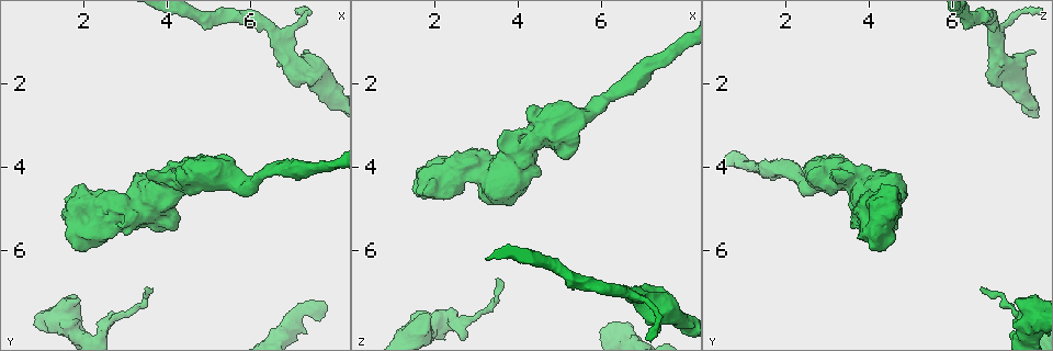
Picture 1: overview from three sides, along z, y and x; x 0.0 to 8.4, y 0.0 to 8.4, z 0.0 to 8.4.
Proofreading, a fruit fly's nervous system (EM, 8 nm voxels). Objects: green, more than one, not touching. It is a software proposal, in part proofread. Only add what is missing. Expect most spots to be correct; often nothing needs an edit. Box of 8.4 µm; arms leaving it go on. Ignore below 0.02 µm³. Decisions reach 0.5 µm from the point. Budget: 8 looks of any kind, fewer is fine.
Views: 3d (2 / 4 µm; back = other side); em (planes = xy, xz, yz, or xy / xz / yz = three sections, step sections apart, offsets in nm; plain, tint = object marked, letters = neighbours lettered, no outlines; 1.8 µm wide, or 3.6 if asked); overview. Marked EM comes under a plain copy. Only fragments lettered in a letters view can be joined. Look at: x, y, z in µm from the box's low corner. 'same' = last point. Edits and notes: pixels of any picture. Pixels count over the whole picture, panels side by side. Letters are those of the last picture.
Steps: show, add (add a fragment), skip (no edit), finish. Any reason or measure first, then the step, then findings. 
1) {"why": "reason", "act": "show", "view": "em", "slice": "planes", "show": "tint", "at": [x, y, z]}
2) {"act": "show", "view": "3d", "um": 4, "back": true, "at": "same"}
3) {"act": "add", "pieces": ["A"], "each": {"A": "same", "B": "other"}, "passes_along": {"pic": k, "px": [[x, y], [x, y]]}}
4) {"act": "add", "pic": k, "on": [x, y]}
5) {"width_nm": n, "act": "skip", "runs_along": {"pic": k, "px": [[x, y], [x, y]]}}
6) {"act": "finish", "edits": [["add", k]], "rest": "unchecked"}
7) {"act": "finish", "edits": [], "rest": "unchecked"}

{"why": "an open end", "act": "show", "view": "3d", "um": 2, "back": true, "at": [7.25, 1.25, 7.95]}

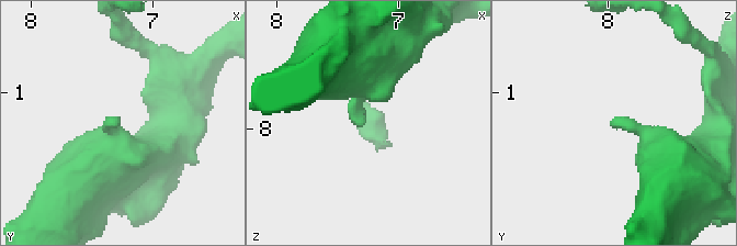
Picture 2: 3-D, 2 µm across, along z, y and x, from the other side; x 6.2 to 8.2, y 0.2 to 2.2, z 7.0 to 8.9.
{"act": "show", "view": "em", "slice": "xy", "step": 4, "show": "letters", "at": [7.28, 1.24, 7.94]}

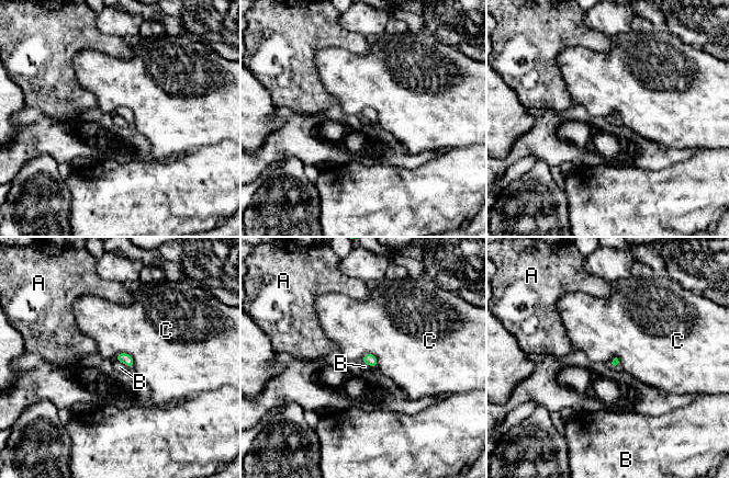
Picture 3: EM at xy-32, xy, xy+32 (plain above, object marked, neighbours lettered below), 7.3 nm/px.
{"act": "skip", "each": {"A": "other", "B": "other", "C": "other"}, "found": "none of them fits"}

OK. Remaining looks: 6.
{"why": "abrupt turn", "act": "show", "view": "3d", "um": 4, "at": [2.50, 5.05, 4.30]}

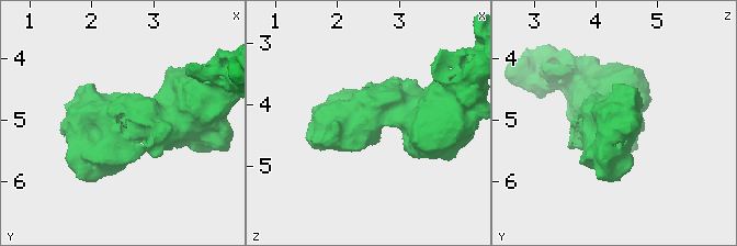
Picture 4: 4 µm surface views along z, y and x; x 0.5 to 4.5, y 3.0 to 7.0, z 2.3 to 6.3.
{"act": "show", "view": "em", "um": 3.6, "slice": "planes", "show": "tint", "at": [2.55, 5.00, 4.30]}

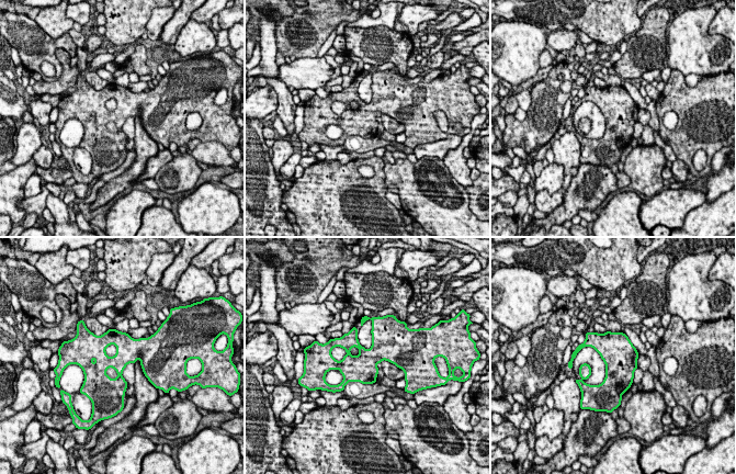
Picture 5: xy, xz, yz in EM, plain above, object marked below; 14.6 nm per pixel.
{"act": "show", "view": "em", "um": 3.6, "slice": "planes", "show": "letters", "at": "same"}

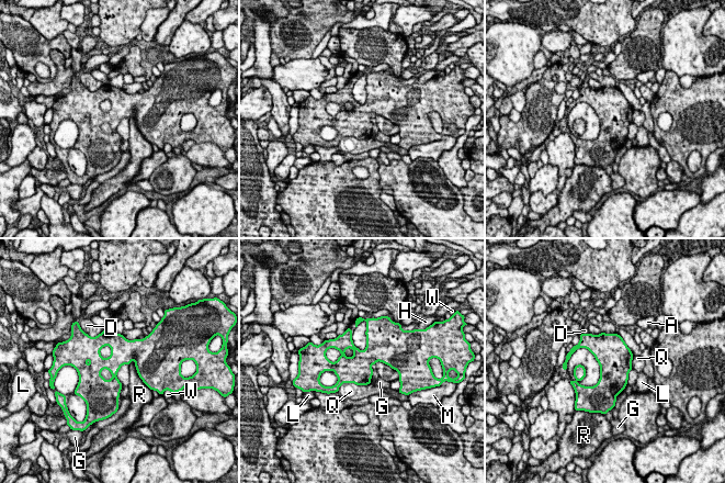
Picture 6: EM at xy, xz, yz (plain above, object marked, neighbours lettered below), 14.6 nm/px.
{"longest_contact_nm": ["Q", 500], "act": "skip", "each": {"A": "other", "D": "other", "G": "other", "H": "other", "L": "other", "M": "other", "Q": "other", "R": "other", "W": "other"}, "border": {"pic": 6, "px": [[133, 359], [136, 372], [146, 385]]}, "found": "none of them fits"}

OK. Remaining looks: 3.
{"act": "show", "view": "3d", "um": 2, "back": true, "at": [3.65, 4.00, 3.20]}

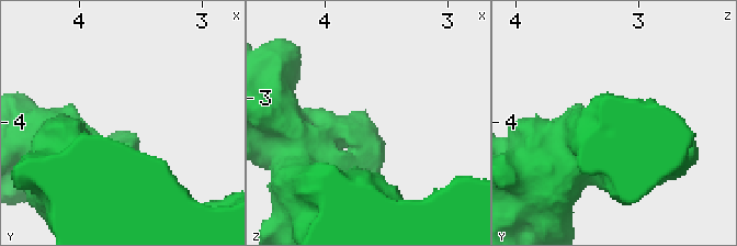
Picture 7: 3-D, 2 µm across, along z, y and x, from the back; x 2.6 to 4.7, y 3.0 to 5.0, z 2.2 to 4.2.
{"act": "show", "view": "em", "slice": "xy", "step": 16, "show": "letters", "at": [3.66, 4.08, 3.14]}

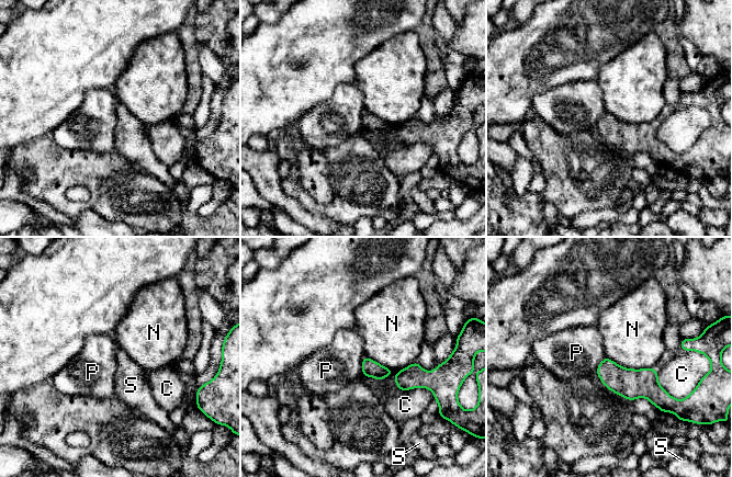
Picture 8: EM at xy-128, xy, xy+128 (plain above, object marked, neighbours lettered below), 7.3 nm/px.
{"why": "cut it another way", "act": "show", "view": "em", "slice": "planes", "show": "letters", "at": "same"}

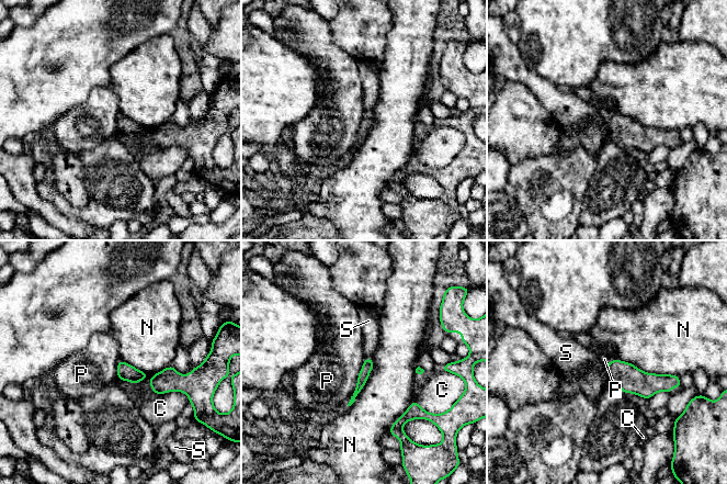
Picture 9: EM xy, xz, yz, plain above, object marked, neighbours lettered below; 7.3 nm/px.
{"longest_contact_nm": ["N", 480], "act": "skip", "each": {"C": "other", "N": "other", "P": "other", "S": "other"}, "found": "none of them fits"}

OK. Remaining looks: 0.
{"act": "finish", "edits": [], "rest": "unchecked"}

